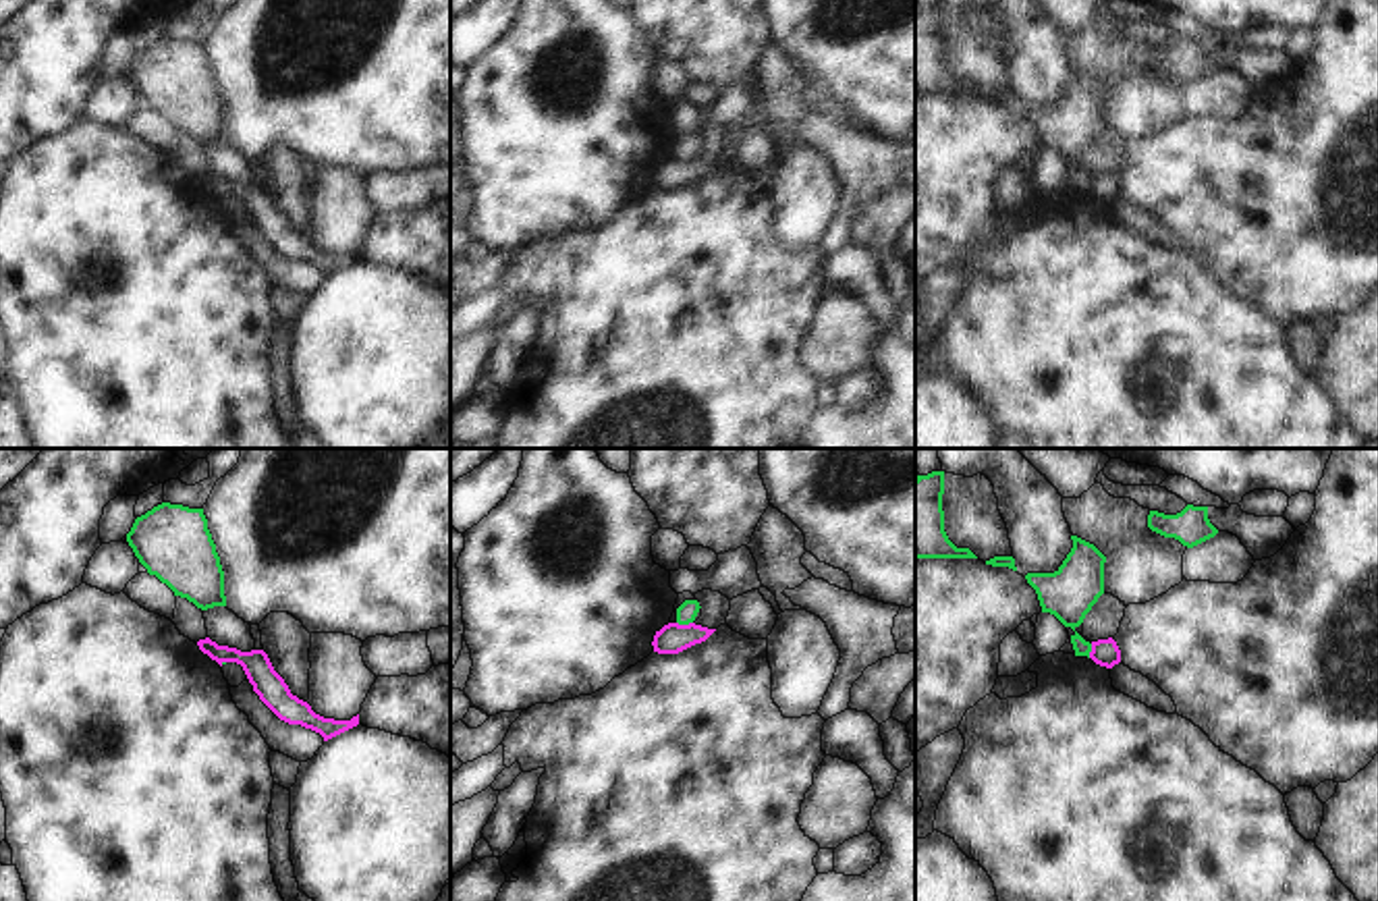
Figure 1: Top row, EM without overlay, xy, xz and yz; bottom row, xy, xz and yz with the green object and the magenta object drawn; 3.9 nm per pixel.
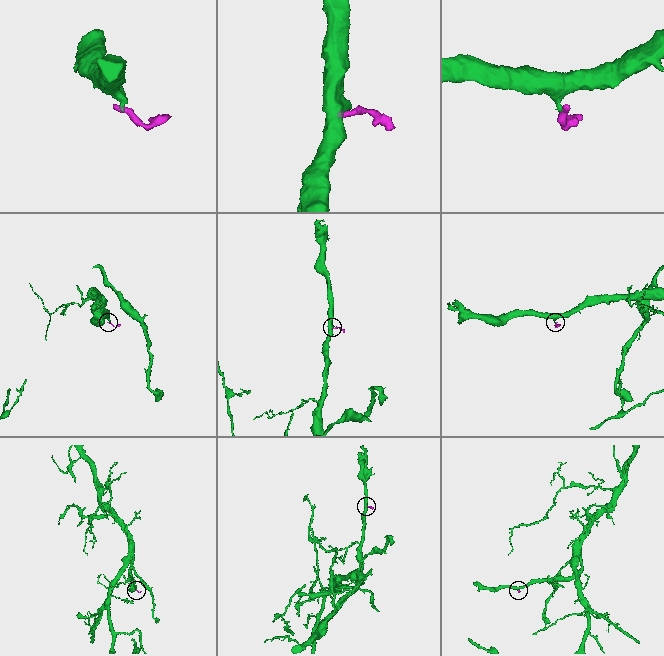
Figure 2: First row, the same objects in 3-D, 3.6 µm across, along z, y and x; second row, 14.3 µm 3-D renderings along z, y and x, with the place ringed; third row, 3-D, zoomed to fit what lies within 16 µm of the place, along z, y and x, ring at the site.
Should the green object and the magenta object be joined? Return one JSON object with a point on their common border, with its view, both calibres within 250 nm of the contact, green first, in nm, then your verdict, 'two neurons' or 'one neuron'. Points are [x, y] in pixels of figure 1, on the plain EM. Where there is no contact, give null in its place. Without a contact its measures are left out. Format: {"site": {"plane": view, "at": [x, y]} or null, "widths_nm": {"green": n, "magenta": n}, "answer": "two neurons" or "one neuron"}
{"site": {"plane": "xz", "at": [685, 158]}, "widths_nm": {"green": 80, "magenta": 120}, "answer": "two neurons"}

